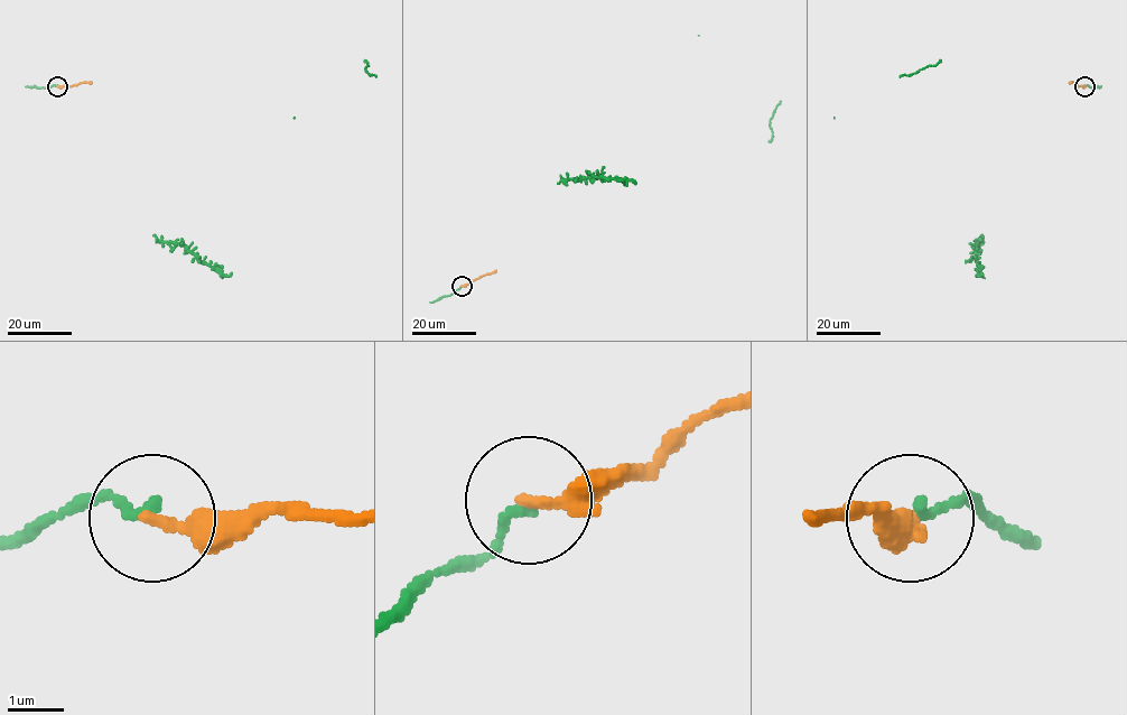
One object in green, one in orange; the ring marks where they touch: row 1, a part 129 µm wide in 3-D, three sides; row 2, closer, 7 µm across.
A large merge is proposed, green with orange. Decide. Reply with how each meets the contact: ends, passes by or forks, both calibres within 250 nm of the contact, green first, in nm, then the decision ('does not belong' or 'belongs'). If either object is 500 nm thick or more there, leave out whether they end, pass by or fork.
green ends; orange ends; calibres 180 and 280 nm; belongs

